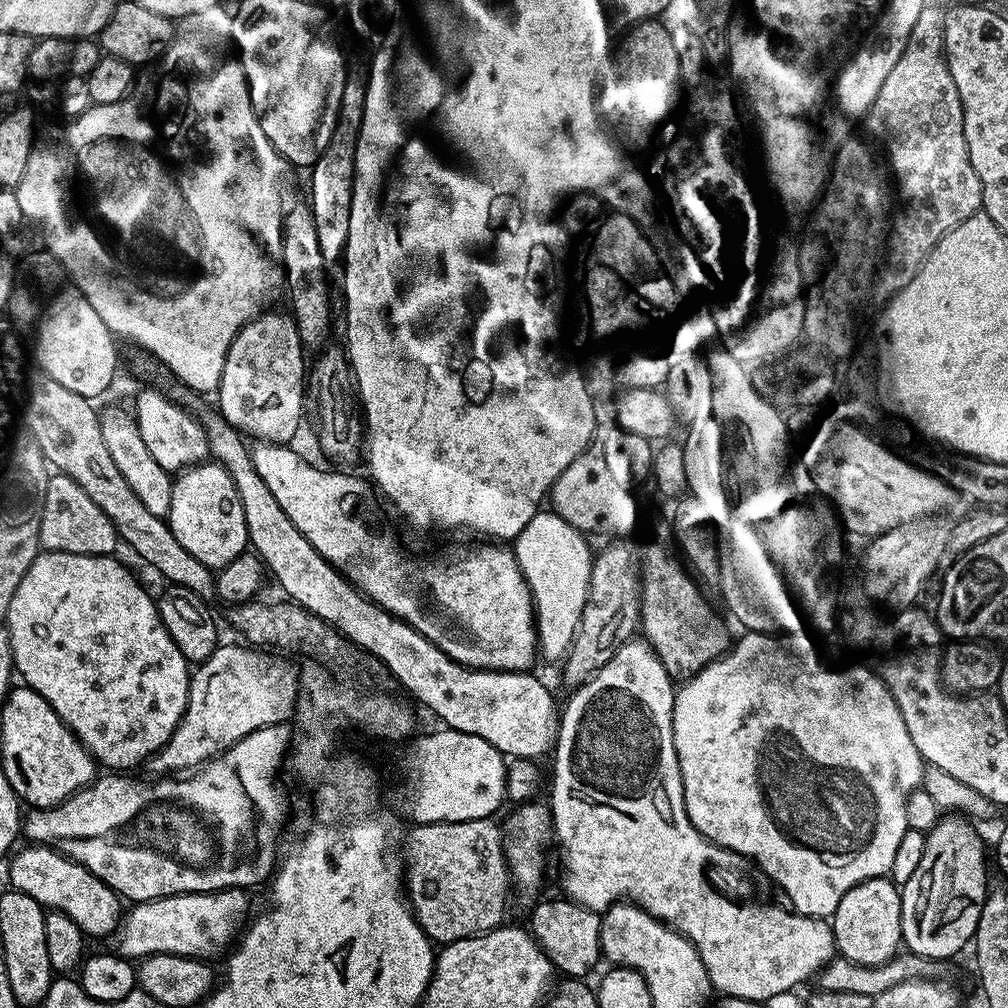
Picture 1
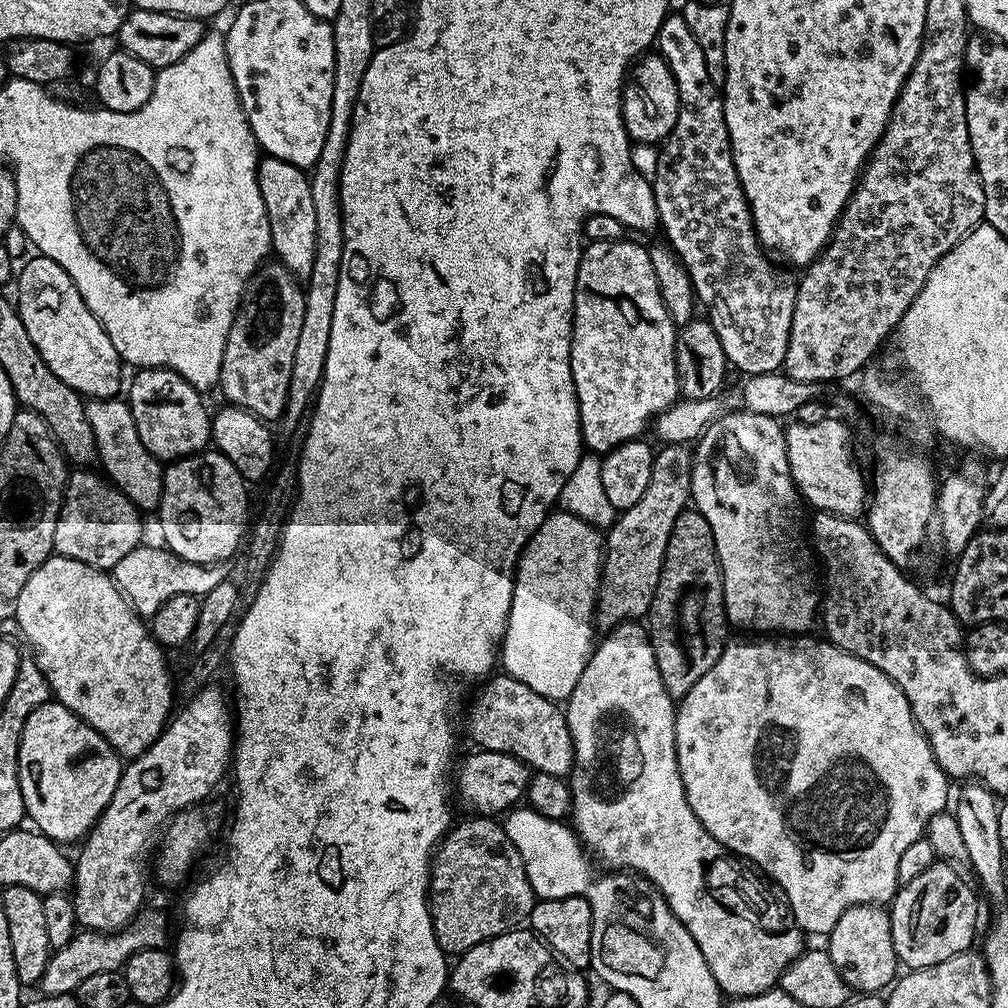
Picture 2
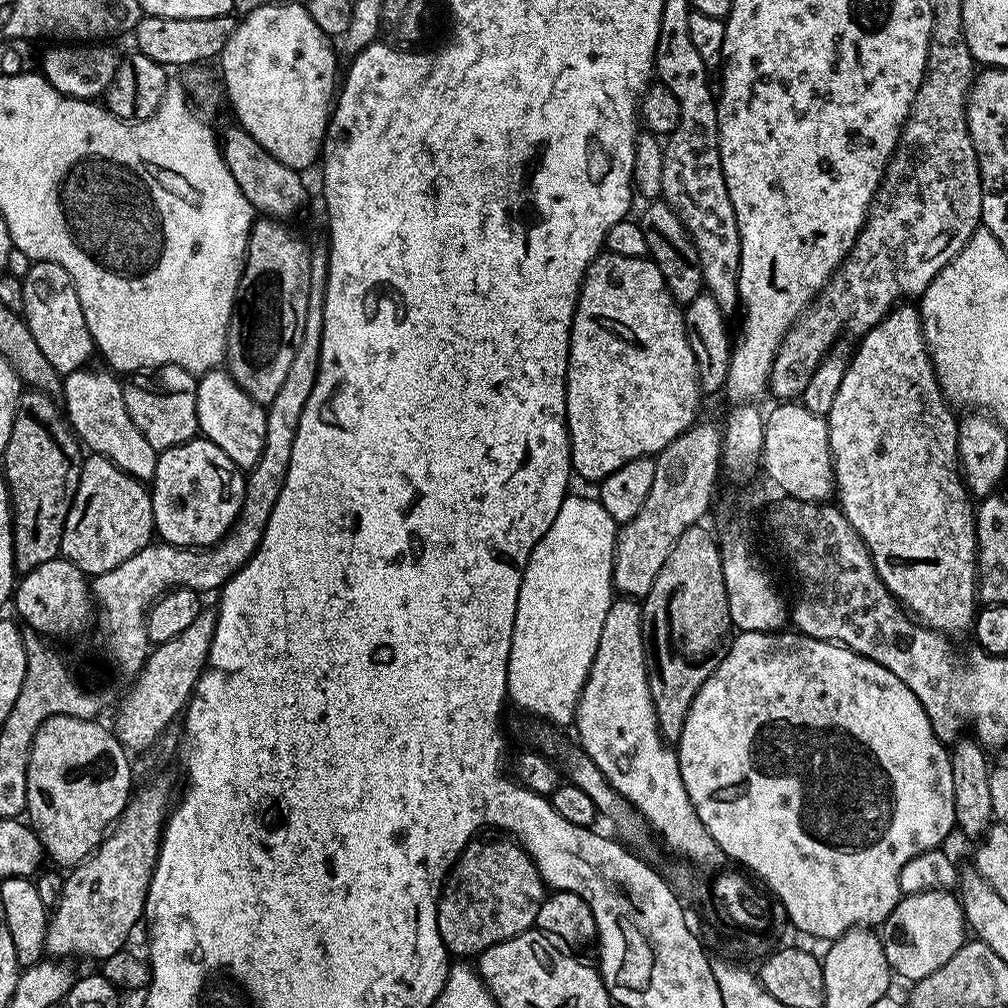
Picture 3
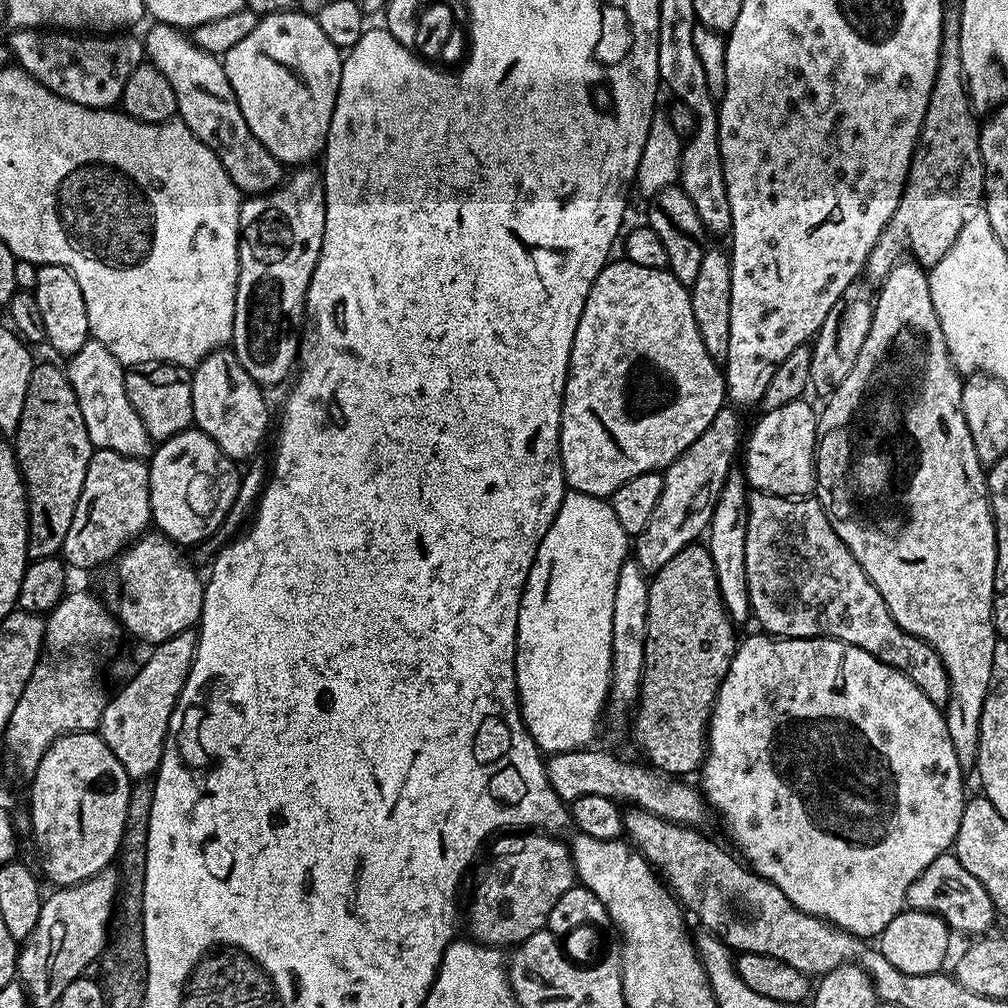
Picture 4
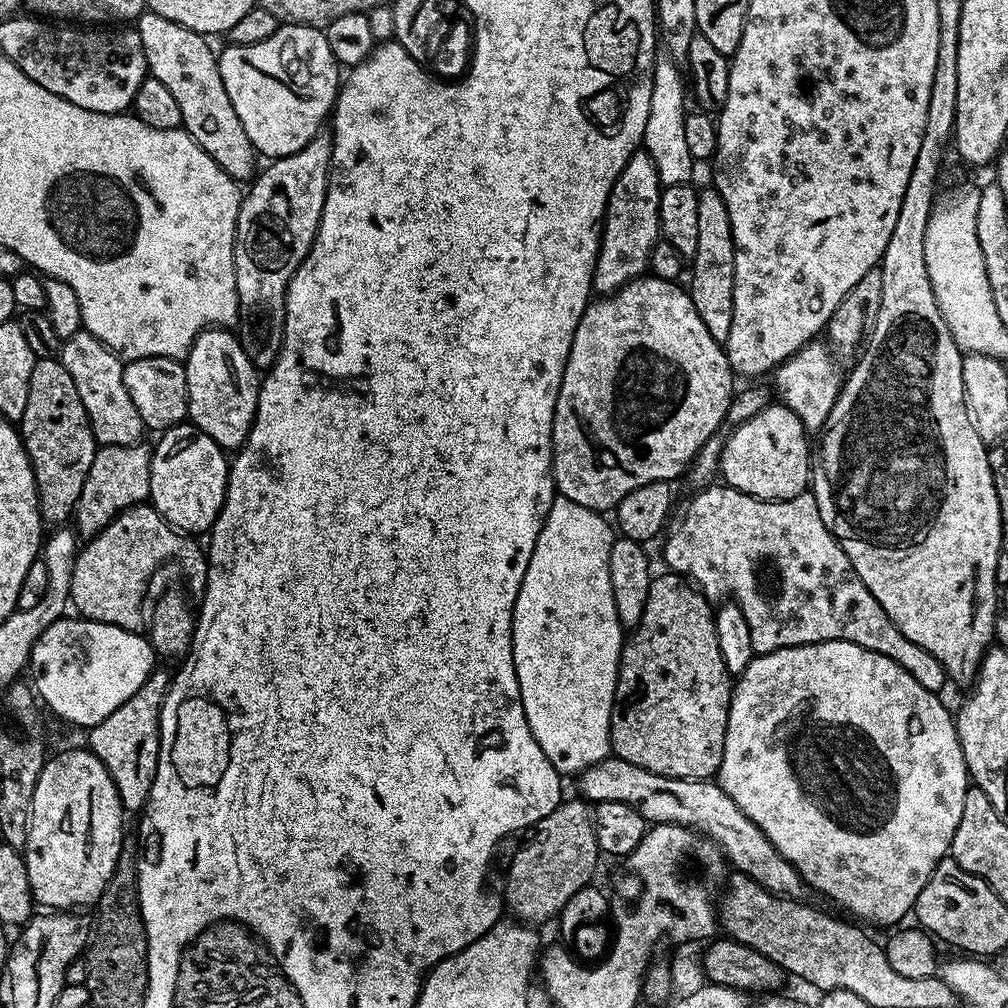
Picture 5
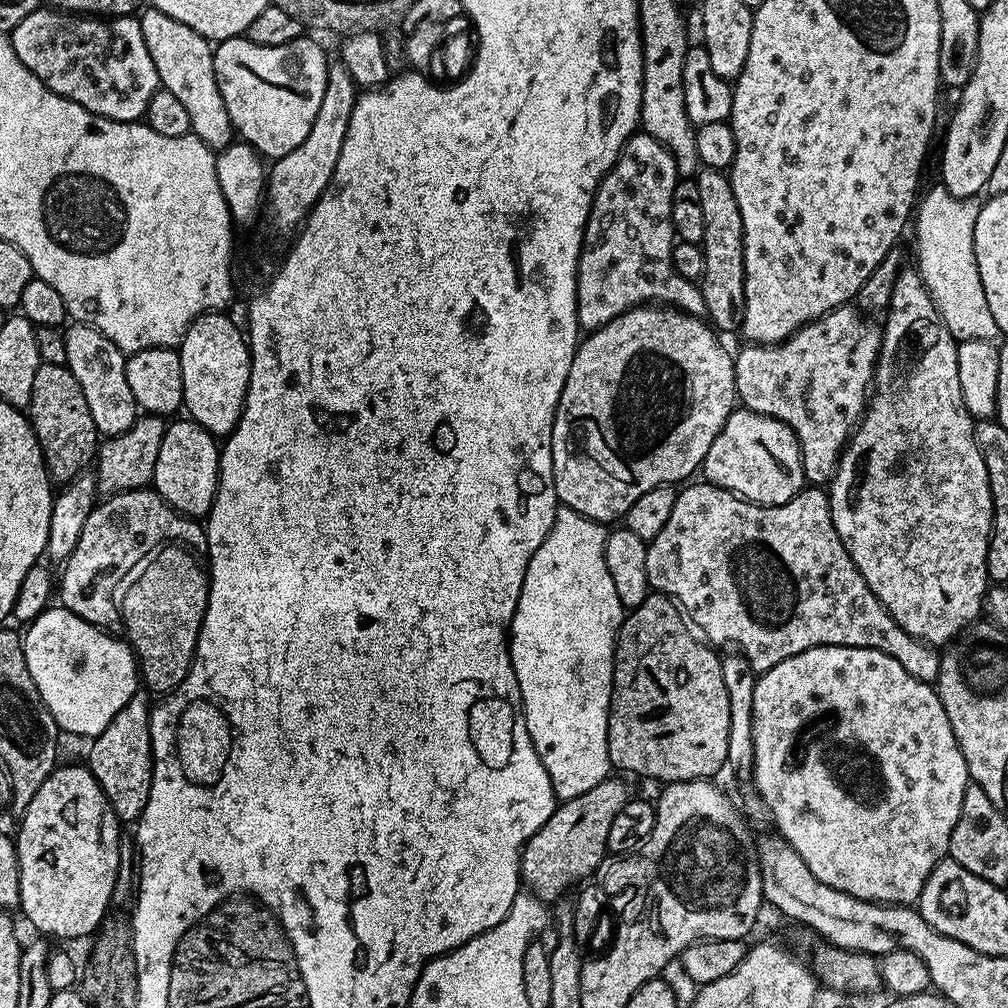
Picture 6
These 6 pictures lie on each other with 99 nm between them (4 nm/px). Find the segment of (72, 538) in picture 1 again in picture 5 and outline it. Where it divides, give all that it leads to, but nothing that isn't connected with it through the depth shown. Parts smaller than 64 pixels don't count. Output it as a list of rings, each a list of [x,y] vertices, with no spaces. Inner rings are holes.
[[[146,444],[97,447],[94,462],[90,462],[90,474],[86,474],[86,486],[82,486],[82,494],[76,503],[74,527],[77,536],[96,536],[120,512],[149,499],[152,448]]]

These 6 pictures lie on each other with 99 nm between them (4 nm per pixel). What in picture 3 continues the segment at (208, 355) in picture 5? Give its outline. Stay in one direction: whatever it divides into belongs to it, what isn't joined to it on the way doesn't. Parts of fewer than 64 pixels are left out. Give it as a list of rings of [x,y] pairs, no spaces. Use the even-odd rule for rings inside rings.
[[[213,370],[199,377],[196,385],[196,401],[199,431],[203,439],[214,442],[214,446],[225,452],[235,462],[237,468],[241,470],[253,468],[262,454],[266,438],[265,405],[250,398],[250,394],[246,394],[246,390],[242,390],[238,382],[234,382],[232,373],[227,370]]]

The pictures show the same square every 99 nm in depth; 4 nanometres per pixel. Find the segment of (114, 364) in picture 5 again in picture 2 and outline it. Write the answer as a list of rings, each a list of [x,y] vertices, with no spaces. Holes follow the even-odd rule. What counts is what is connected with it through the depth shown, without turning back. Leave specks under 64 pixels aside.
[[[89,399],[84,409],[94,430],[98,464],[103,475],[119,492],[126,494],[126,498],[130,498],[130,502],[137,508],[159,509],[164,489],[164,468],[161,461],[150,454],[146,446],[142,446],[142,438],[138,438],[138,426],[134,422],[134,414],[128,408],[127,399]]]

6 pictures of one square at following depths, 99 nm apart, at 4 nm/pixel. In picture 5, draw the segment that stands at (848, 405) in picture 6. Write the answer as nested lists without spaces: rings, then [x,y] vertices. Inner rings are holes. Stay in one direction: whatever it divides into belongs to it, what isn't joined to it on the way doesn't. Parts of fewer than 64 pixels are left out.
[[[824,342],[805,344],[798,349],[796,355],[791,356],[775,369],[779,403],[794,414],[798,414],[802,426],[809,433],[819,433],[830,418],[830,410],[834,410],[834,402],[842,387],[840,371],[842,371],[841,365],[834,359],[831,348]]]

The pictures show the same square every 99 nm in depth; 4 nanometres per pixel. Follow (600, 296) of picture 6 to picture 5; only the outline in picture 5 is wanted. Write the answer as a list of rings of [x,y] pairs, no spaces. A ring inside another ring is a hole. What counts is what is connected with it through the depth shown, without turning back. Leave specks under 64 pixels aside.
[[[637,150],[626,162],[622,174],[610,190],[604,211],[600,252],[592,272],[592,286],[597,293],[611,294],[649,271],[648,259],[660,235],[660,194],[662,185],[650,154]]]

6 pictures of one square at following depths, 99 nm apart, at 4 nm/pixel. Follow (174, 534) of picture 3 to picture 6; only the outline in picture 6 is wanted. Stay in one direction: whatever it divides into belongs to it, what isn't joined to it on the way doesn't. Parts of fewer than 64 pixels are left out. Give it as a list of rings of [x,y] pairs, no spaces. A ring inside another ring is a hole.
[[[191,418],[183,419],[173,419],[165,427],[162,450],[158,450],[152,484],[156,493],[183,516],[204,518],[212,508],[220,482],[220,448],[217,437],[201,424]]]

